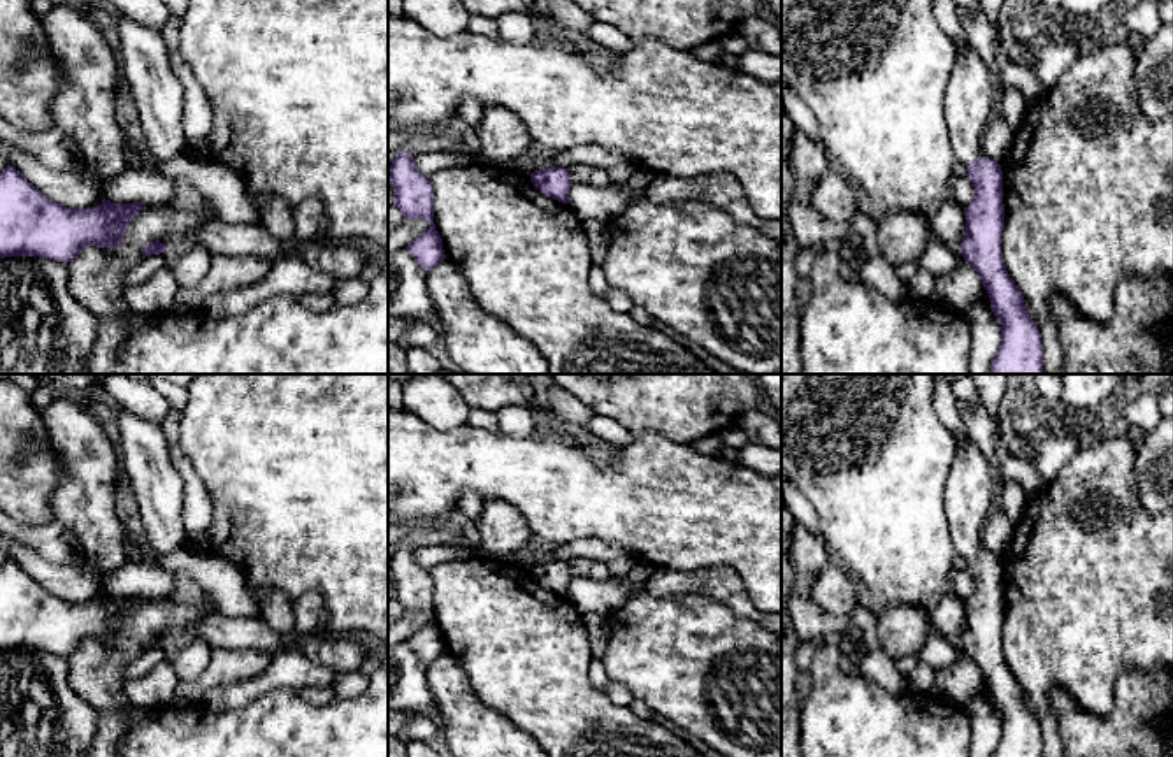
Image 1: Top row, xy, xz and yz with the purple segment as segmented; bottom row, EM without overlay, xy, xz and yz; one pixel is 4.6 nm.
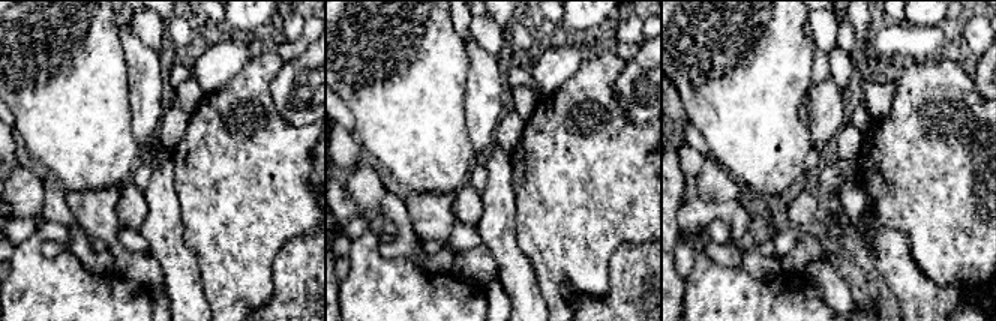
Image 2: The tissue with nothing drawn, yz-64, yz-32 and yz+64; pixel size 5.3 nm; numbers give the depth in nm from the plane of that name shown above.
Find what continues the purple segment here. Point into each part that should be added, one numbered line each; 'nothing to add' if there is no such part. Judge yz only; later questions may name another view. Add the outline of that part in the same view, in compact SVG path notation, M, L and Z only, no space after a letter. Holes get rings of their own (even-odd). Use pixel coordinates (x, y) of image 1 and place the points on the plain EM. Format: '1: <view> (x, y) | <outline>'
1: yz (968, 499) | M955 436L955 458L945 490L955 553L969 559L983 550L980 530L992 511L989 462L973 441Z

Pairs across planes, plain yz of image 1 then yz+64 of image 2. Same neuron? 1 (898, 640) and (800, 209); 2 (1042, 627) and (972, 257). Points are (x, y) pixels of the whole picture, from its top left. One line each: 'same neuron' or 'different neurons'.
1: different neurons
2: same neuron

